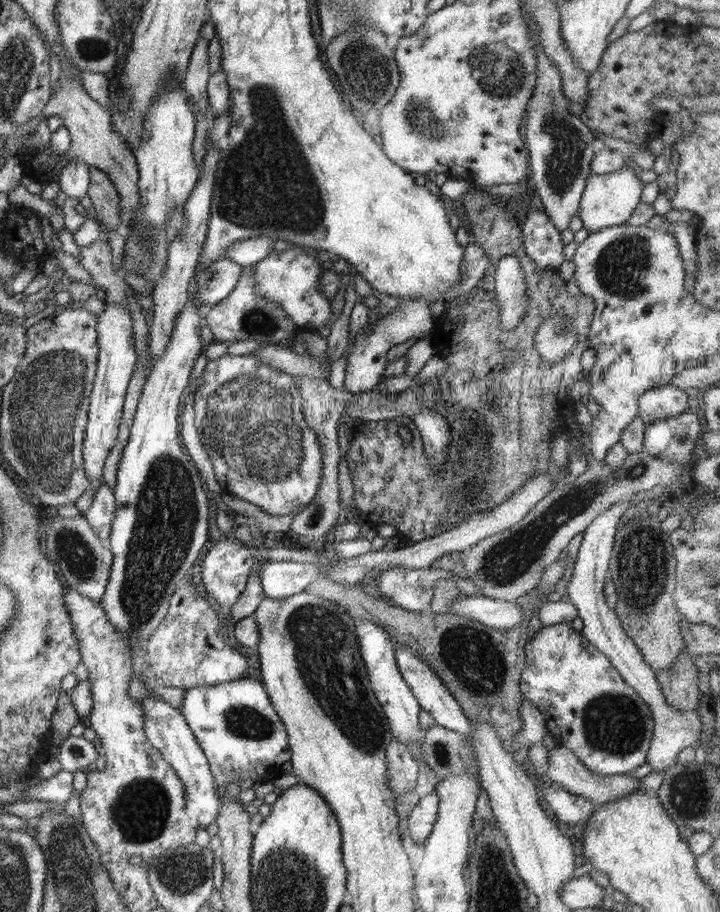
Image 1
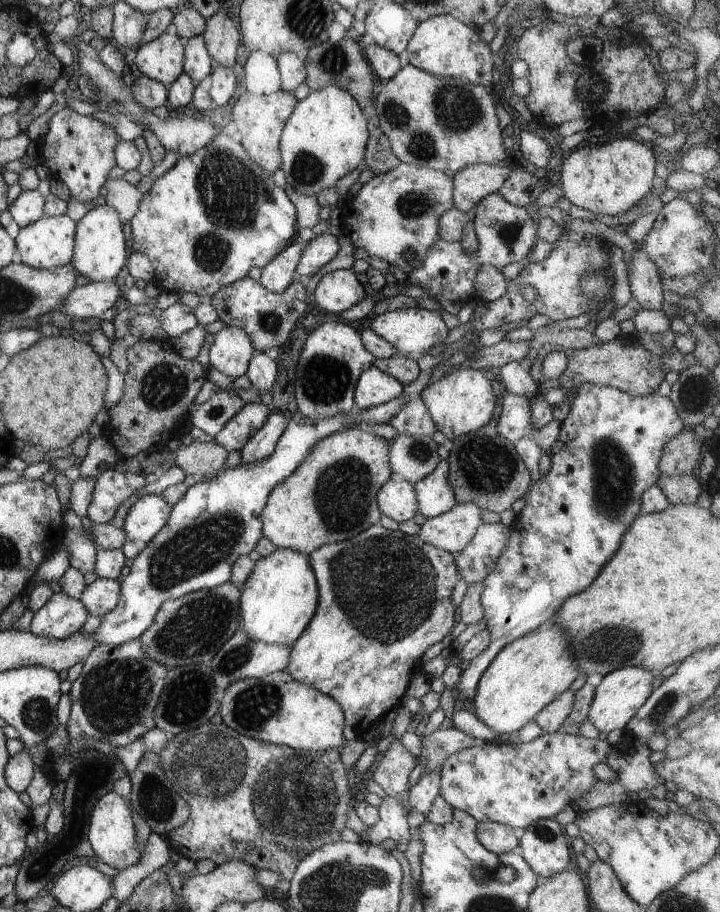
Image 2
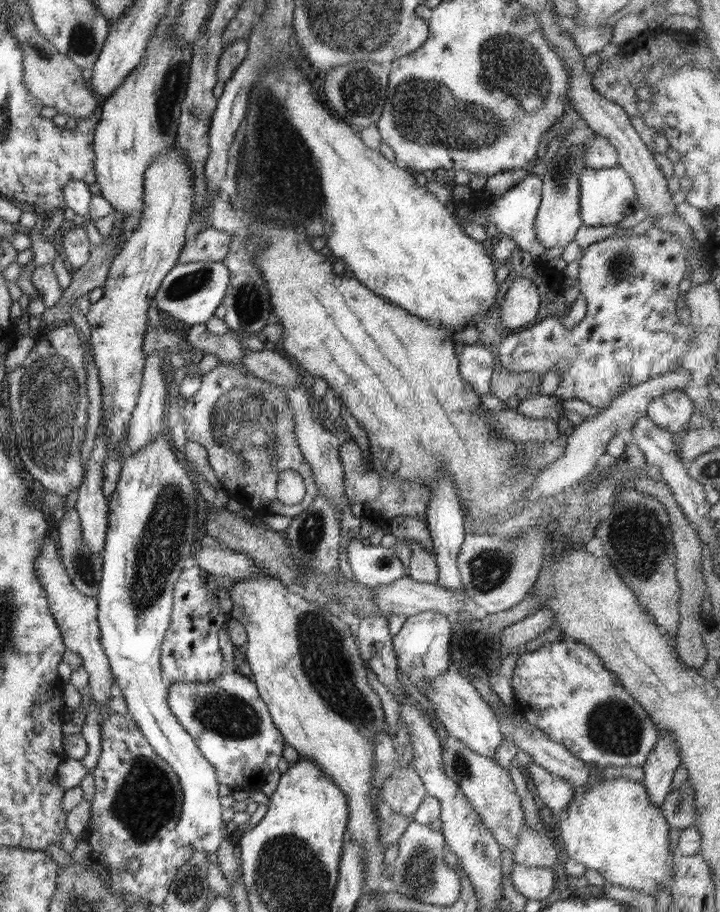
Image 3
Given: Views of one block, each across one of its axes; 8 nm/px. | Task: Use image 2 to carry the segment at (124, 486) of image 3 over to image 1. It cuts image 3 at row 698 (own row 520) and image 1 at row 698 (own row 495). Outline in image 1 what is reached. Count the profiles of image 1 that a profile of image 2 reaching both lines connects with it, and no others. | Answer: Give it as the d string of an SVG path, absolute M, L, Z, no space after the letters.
M148 691L147 696L141 701L144 714L144 731L150 745L158 750L174 768L185 787L185 811L194 827L207 828L211 822L216 821L221 808L221 794L216 794L214 778L209 770L209 762L205 753L198 745L194 734L191 732L180 710L170 706L164 698Z

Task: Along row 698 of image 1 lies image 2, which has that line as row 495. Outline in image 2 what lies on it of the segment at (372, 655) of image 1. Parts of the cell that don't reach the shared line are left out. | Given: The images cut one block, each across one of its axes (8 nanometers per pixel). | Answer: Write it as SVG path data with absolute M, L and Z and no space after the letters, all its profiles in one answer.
M390 479L379 488L377 503L384 516L399 523L412 520L418 514L418 499L413 484L408 481L396 482Z

